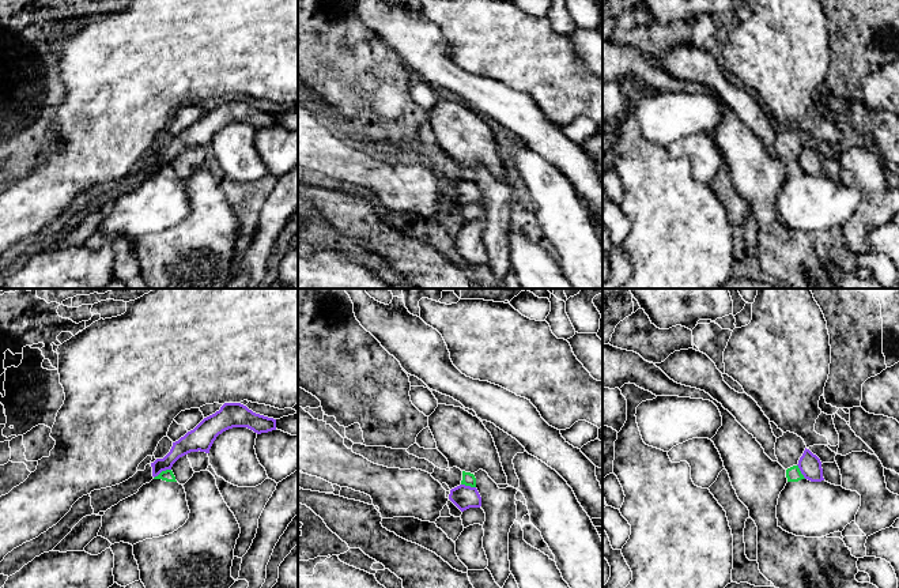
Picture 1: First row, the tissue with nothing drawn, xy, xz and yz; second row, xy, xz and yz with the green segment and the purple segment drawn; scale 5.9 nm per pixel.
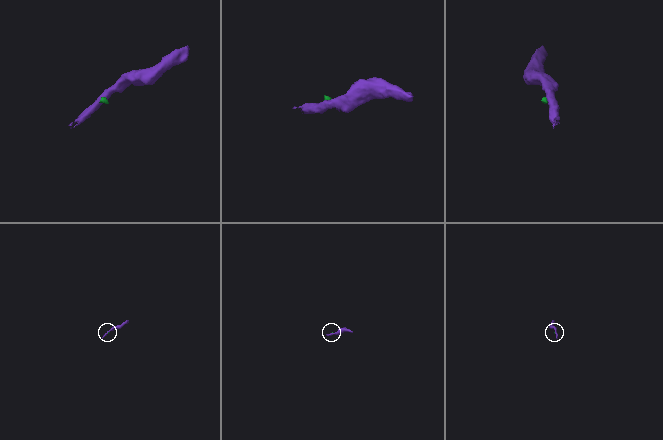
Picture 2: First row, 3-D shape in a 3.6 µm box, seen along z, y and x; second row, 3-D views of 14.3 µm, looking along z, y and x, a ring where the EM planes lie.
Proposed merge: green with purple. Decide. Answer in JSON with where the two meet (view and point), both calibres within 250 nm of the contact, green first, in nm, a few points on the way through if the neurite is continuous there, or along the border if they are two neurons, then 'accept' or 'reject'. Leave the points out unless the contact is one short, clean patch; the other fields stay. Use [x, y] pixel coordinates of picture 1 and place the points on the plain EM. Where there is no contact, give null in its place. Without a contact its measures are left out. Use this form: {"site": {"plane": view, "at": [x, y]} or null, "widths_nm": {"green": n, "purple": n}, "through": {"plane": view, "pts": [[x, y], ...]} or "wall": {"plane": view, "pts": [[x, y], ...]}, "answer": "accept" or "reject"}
{"site": {"plane": "xy", "at": [162, 166]}, "widths_nm": {"green": 70, "purple": 120}, "wall": {"plane": "xy", "pts": [[170, 164], [162, 165], [154, 173]]}, "answer": "reject"}

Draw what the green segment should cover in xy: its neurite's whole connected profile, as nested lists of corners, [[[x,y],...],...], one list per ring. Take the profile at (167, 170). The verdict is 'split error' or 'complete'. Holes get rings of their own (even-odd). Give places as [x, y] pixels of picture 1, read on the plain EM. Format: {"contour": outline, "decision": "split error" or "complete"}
{"contour": [[[171,165],[162,166],[139,186],[102,211],[98,231],[114,238],[136,240],[173,229],[189,214],[186,188]]], "decision": "split error"}

